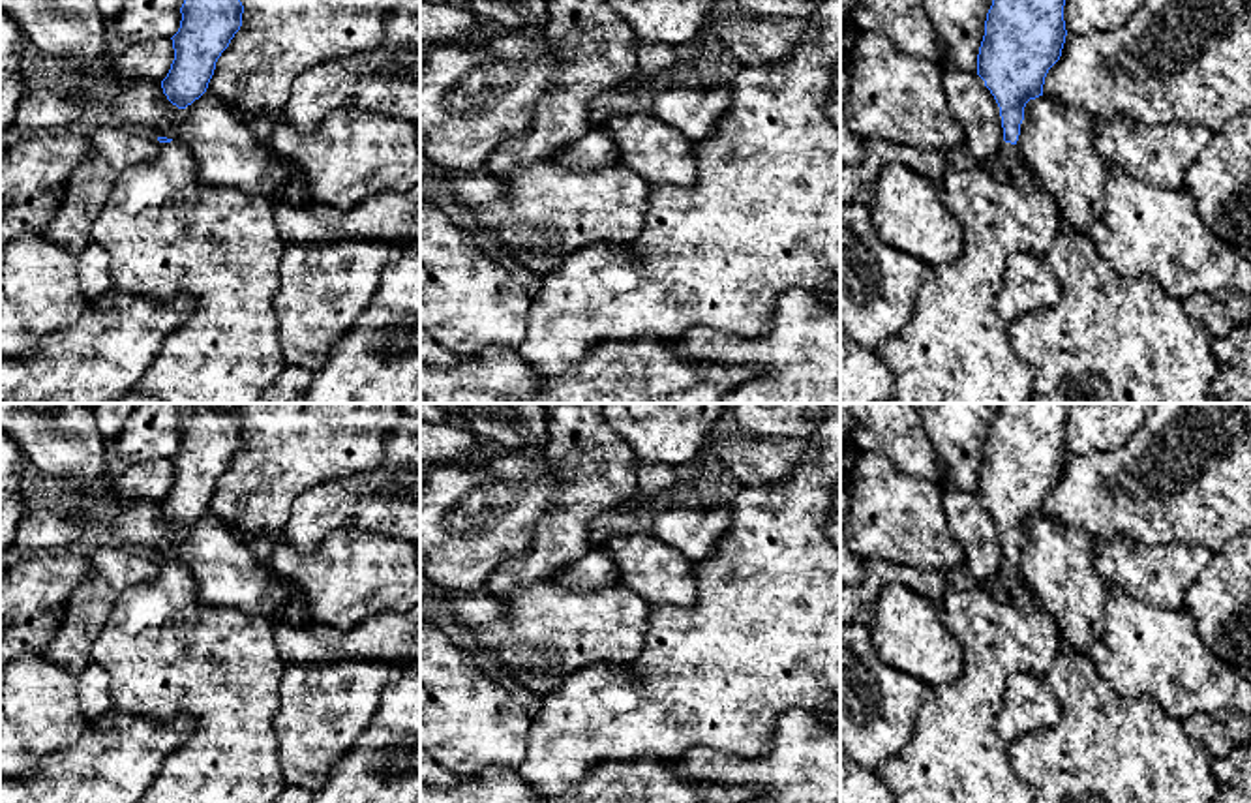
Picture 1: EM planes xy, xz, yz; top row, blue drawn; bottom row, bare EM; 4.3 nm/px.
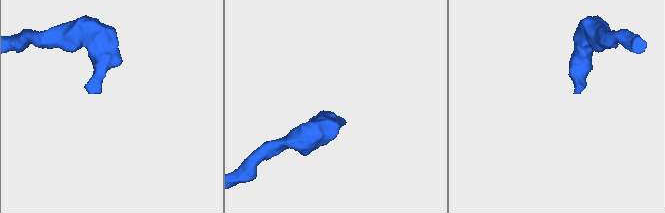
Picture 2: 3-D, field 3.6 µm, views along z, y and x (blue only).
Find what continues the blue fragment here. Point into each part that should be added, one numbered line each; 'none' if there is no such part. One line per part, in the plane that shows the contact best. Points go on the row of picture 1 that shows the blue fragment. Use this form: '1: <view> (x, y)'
1: xy (167, 233)

